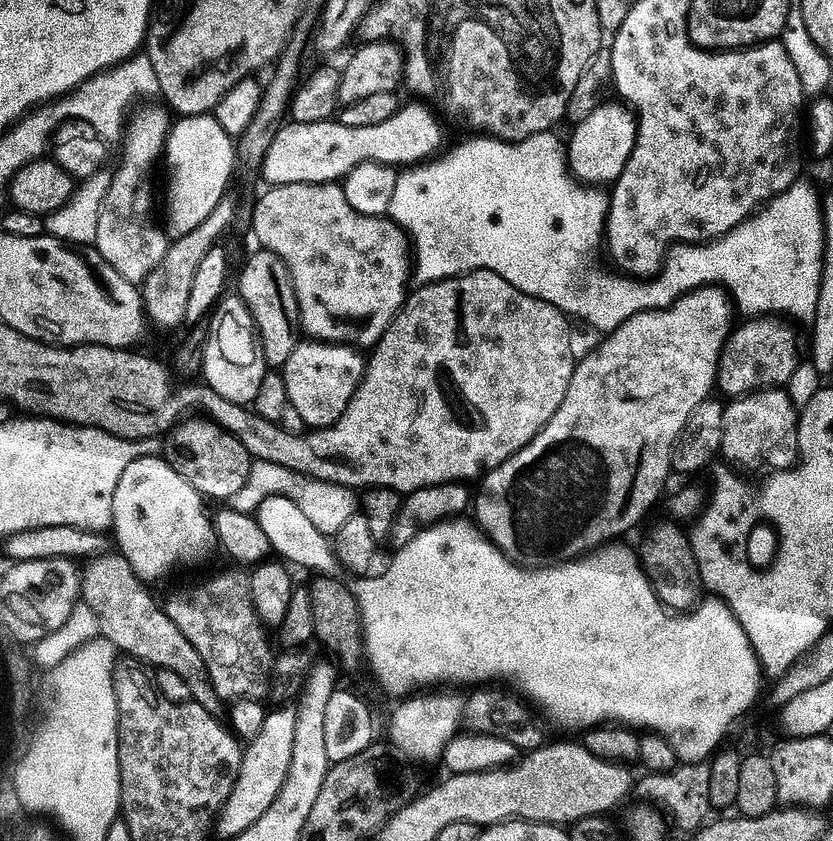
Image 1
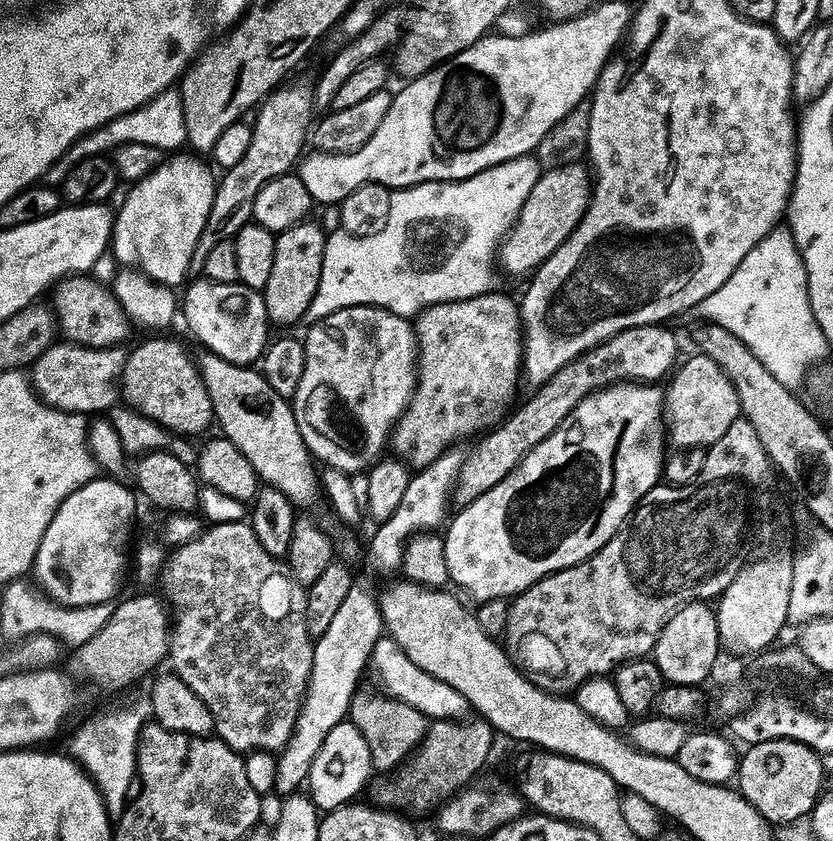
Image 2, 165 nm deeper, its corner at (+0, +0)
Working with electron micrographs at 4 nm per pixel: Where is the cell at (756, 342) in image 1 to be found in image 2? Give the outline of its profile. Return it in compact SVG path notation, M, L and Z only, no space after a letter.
M694 355L675 373L671 388L666 392L666 416L669 441L684 452L692 448L709 449L730 432L730 428L741 419L743 410L737 388L729 376L712 358Z

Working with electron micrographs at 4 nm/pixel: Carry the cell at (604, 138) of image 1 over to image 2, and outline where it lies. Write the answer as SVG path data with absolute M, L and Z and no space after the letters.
M581 163L545 171L530 192L515 226L501 243L499 267L502 266L512 276L535 273L565 244L570 234L584 220L591 203L591 193L592 176Z

